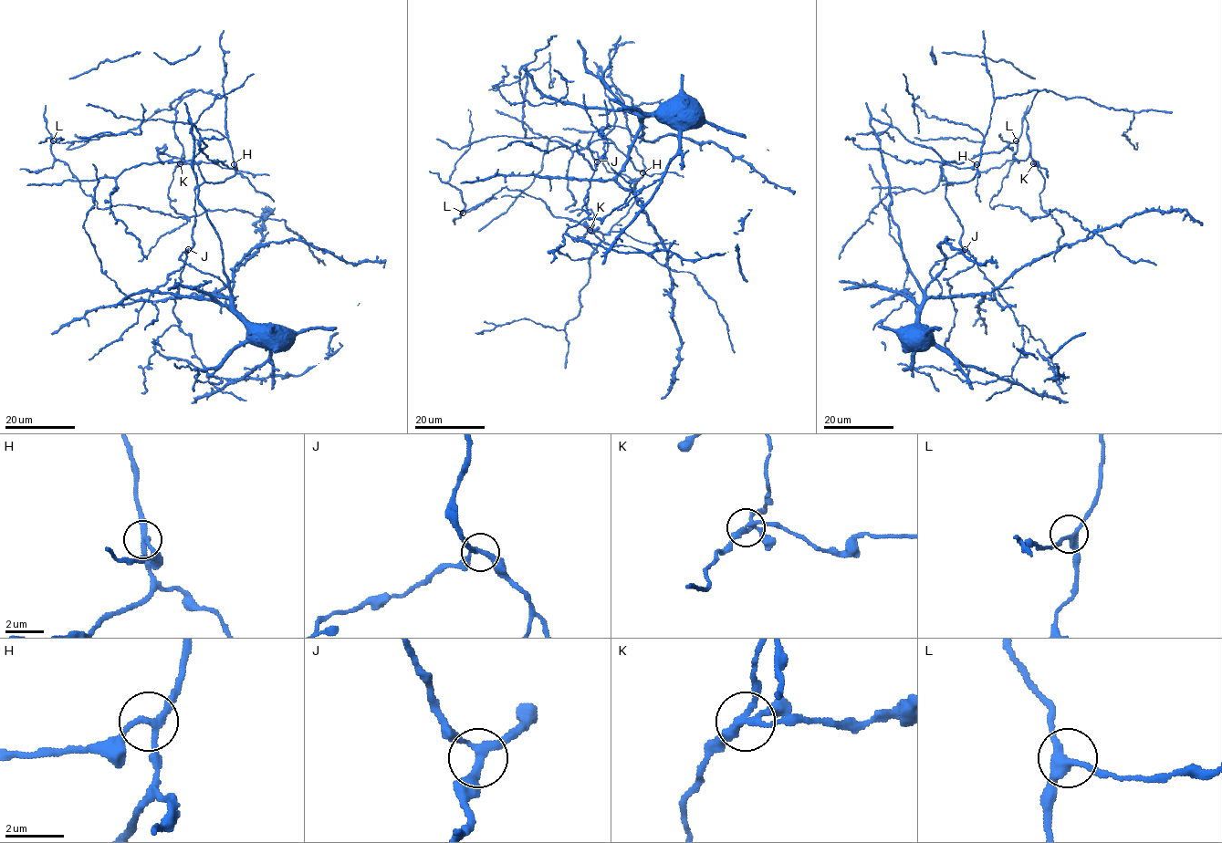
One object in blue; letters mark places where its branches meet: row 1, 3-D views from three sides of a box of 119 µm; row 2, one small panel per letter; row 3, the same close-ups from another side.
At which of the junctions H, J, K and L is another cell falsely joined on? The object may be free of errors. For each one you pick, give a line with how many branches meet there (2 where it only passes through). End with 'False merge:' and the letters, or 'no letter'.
K: Branches: 4
False merge: K

